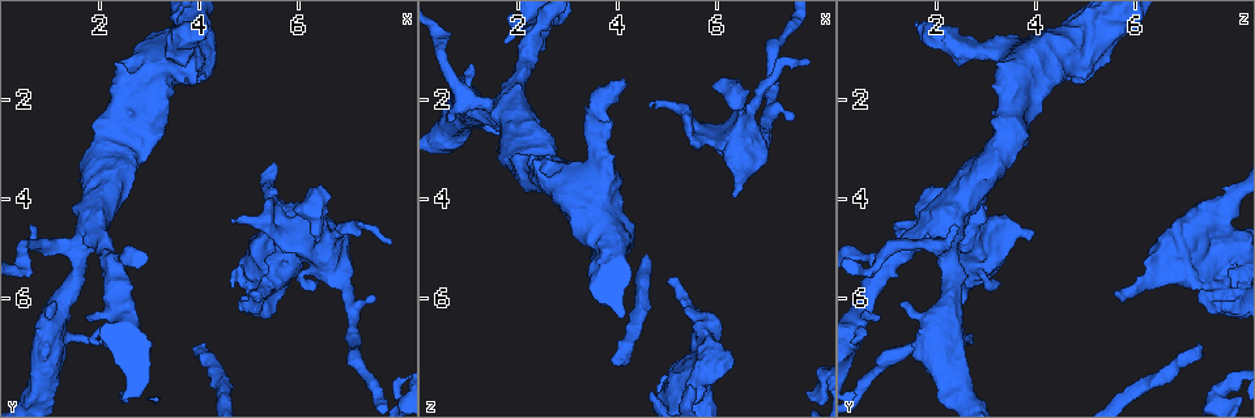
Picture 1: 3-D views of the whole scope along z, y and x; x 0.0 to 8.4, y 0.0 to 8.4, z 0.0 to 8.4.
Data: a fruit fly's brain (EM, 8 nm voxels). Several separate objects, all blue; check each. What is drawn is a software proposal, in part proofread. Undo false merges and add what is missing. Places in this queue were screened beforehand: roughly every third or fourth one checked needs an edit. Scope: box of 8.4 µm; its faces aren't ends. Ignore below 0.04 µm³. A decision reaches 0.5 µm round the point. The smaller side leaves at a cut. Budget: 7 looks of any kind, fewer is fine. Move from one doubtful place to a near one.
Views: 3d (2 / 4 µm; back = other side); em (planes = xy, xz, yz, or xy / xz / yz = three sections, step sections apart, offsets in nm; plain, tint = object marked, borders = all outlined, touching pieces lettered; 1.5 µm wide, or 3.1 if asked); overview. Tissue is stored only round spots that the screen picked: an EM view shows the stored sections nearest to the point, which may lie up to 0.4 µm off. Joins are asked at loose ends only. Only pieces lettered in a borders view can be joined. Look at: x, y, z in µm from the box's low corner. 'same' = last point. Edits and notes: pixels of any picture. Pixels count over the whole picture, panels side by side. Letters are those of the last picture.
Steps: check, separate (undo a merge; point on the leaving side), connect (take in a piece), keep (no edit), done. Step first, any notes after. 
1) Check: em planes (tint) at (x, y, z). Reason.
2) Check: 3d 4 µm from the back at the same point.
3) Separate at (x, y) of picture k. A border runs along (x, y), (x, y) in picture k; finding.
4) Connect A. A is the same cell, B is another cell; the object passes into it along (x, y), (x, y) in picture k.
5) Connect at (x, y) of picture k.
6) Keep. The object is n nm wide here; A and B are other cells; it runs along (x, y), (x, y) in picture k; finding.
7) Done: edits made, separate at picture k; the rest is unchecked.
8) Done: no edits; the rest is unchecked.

Check: 3d 2 µm from the back at (3.95, 7.00, 7.30). An open end.

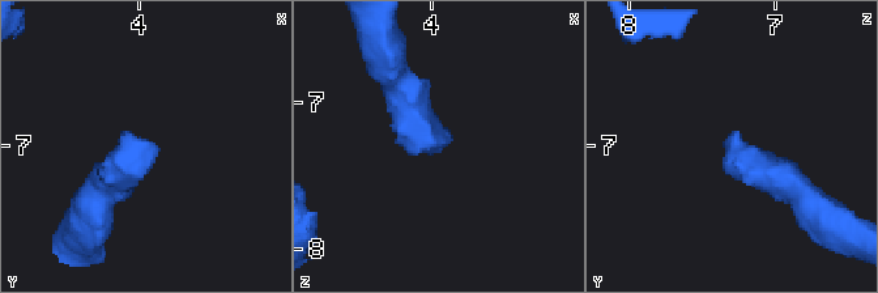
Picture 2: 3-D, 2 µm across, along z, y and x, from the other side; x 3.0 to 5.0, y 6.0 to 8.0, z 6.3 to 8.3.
Check: em xz step 8 (borders) at (3.92, 6.98, 7.32). Need the tissue.

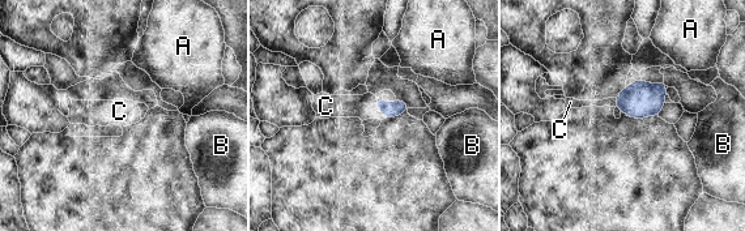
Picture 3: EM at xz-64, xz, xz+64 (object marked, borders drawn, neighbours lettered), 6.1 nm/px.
Connect at (365, 106) of picture 3. C is the same cell, A and B are other cells; the object passes into it along (388, 110), (379, 108), (365, 106) in picture 3; the neuron continues.

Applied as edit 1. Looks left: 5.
Check: 3d 2 µm at (0.55, 4.55, 2.40). Free end.

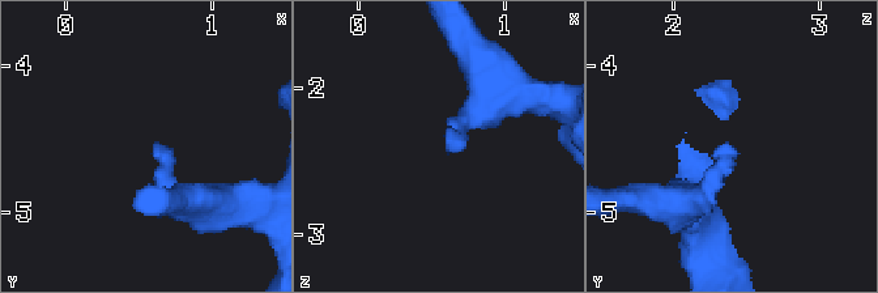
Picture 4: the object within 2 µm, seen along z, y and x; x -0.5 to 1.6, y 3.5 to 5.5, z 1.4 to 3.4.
Check: em planes (plain) at (0.62, 4.54, 2.38). Shape alone is not enough.

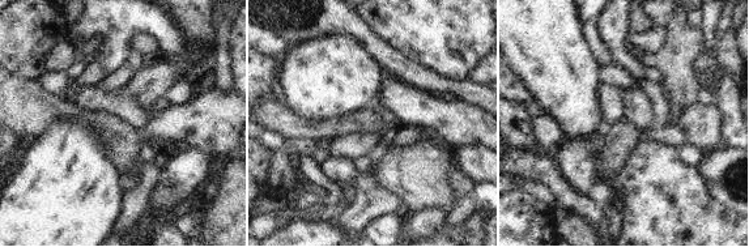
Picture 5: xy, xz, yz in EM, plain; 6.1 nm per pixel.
Check: em planes (borders) at the same point. See the neighbours.

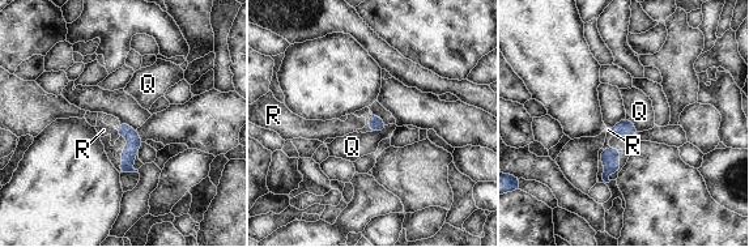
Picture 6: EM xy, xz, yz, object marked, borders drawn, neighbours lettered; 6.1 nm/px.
Connect at (103, 130) of picture 6. R is the same cell, Q is another cell; the neuron continues.

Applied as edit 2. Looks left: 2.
Check: overview. See it whole again.

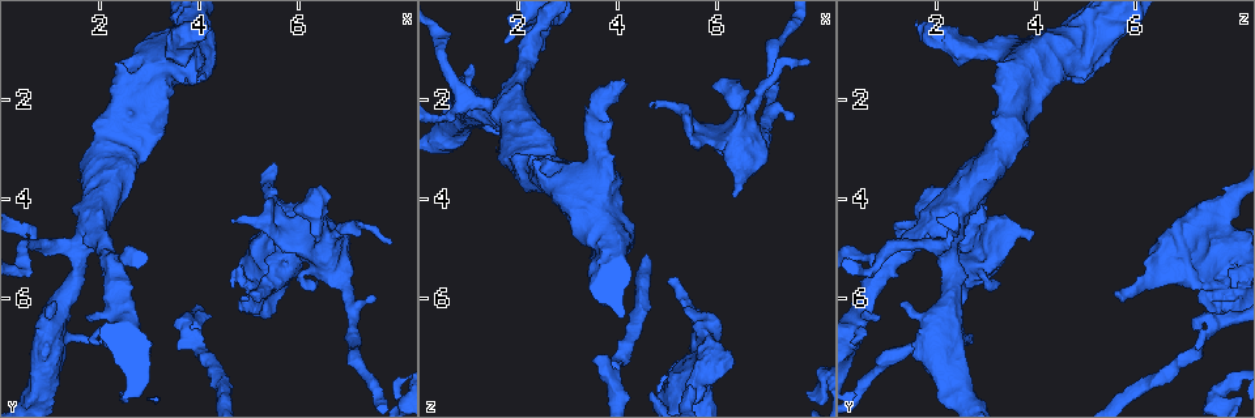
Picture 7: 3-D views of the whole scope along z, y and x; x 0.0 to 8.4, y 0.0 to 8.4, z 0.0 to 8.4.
Check: em planes (borders) at (4.65, 4.40, 2.15). An open end.

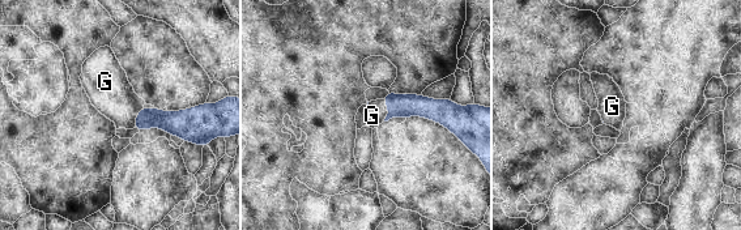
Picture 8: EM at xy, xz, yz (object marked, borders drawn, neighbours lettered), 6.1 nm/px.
Connect at (371, 115) of picture 8. G is the same cell; the object passes into it along (399, 105), (388, 110), (371, 115) in picture 8; it goes on there.

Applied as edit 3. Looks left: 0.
Done: edits made, connect at picture 3, connect at picture 6, connect at picture 8; the rest is unchecked.

